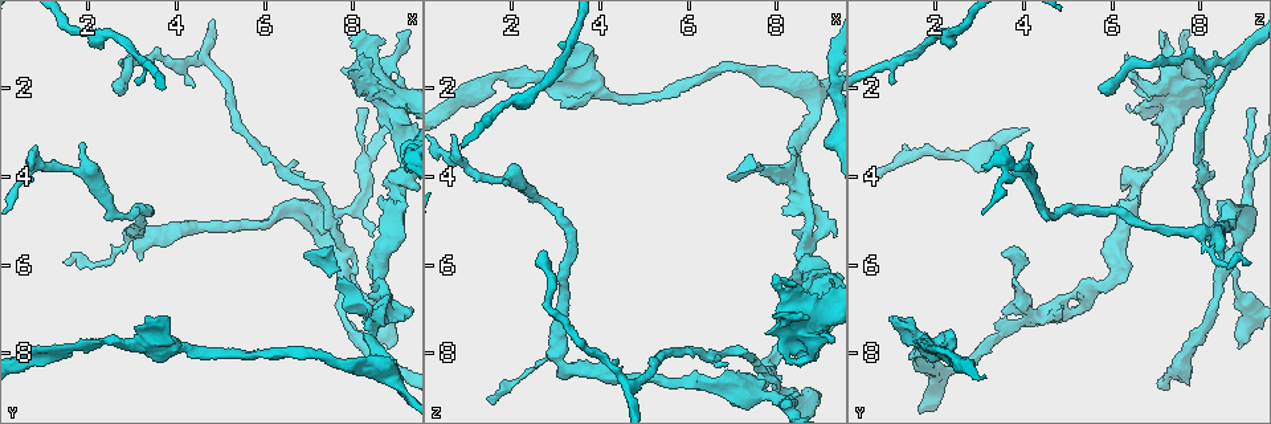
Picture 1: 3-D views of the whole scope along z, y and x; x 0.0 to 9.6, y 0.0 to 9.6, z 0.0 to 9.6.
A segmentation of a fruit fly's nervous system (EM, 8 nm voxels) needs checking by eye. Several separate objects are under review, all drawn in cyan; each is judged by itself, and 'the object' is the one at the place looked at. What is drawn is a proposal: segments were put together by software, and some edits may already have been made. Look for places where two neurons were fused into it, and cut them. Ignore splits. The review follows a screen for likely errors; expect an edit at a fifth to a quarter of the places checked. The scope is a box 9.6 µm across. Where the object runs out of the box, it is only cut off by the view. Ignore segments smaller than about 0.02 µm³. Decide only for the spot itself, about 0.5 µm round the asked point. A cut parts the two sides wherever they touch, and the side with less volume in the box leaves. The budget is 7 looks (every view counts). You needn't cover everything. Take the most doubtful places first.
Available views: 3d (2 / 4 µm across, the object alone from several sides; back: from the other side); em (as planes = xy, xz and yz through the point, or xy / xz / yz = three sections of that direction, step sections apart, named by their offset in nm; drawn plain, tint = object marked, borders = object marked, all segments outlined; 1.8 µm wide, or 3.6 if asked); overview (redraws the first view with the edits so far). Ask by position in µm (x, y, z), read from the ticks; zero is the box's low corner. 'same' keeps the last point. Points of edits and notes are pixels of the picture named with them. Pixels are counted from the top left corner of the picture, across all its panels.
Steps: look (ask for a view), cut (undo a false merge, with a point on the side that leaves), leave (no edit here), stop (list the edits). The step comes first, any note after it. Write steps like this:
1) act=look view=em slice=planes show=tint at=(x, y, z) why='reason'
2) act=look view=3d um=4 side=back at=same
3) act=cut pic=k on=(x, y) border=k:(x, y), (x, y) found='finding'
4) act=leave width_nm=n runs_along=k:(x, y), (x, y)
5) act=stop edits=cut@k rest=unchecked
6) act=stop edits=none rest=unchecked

act=look view=3d um=4 at=(7.60, 5.75, 8.60) why='narrows sharply'

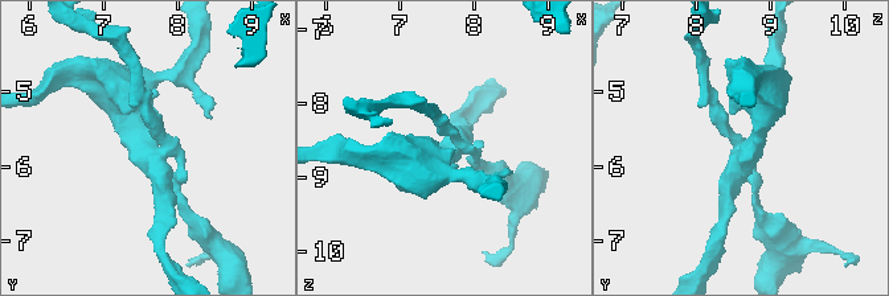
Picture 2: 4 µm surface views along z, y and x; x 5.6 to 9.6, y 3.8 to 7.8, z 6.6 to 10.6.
act=look view=em slice=planes show=tint at=(7.65, 5.80, 8.65) arms=4 why='shape alone is not enough'

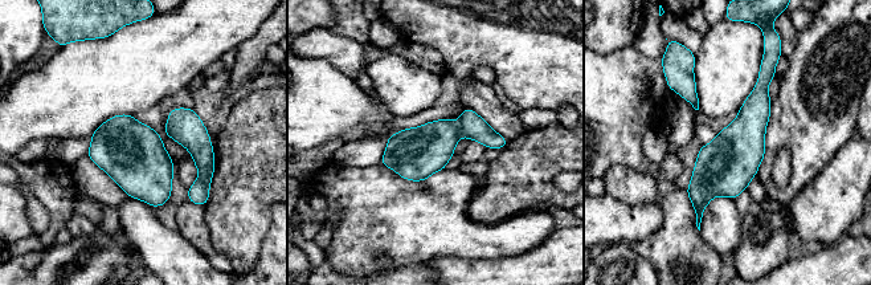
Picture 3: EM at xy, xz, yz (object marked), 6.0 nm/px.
act=cut pic=3 on=(470, 125) width_nm=320 border=3:(457, 125), (461, 135) found='a second neuron is stuck on'

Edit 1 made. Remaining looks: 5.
act=look view=em slice=xy step=16 show=tint at=(8.95, 2.75, 7.30) why='calibre changes'

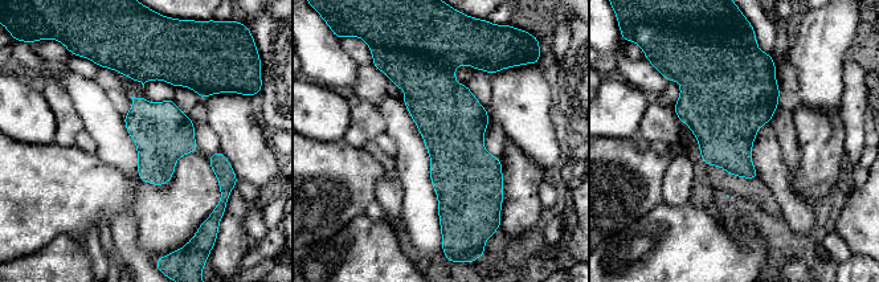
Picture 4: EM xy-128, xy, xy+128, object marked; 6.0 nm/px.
act=look view=em slice=planes show=tint at=same why='another direction'

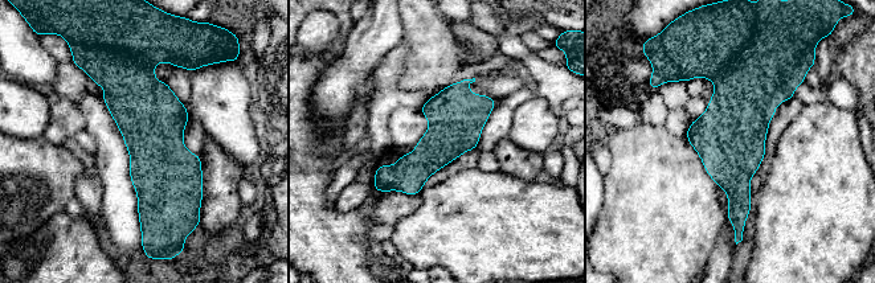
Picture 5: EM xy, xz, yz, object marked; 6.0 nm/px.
act=cut pic=5 on=(699, 42) border=5:(741, 48), (711, 78) found='a second neuron is stuck on'

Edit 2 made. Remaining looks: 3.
act=look view=em slice=xy step=4 show=tint at=(2.25, 7.75, 1.75) why='narrows sharply'

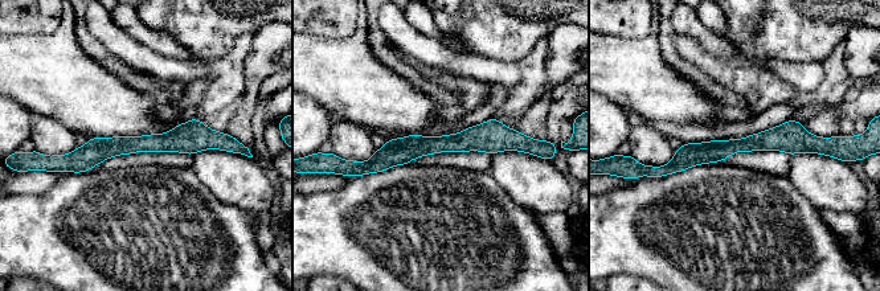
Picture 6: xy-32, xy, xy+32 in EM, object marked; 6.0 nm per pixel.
act=look view=em slice=planes show=tint at=same

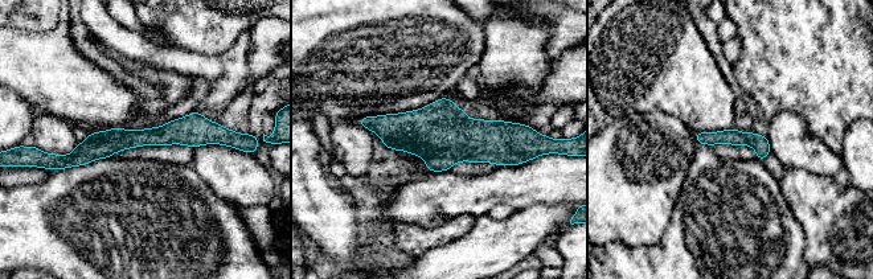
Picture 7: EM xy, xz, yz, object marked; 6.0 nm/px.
act=leave width_nm=100 found='one neuron here'

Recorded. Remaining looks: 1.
act=stop edits=cut@3,cut@5 rest=unchecked

